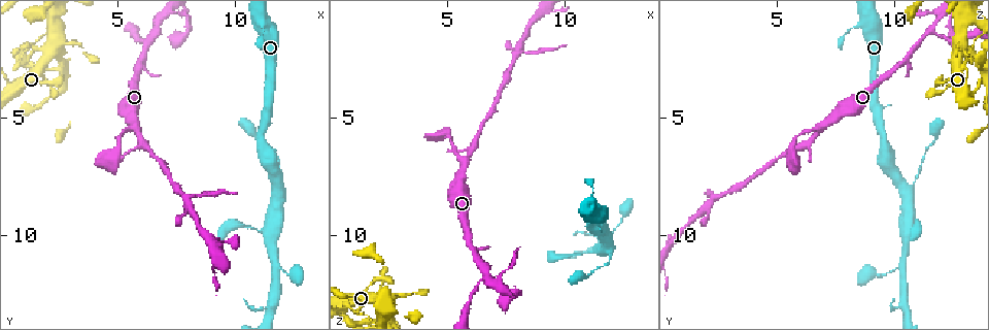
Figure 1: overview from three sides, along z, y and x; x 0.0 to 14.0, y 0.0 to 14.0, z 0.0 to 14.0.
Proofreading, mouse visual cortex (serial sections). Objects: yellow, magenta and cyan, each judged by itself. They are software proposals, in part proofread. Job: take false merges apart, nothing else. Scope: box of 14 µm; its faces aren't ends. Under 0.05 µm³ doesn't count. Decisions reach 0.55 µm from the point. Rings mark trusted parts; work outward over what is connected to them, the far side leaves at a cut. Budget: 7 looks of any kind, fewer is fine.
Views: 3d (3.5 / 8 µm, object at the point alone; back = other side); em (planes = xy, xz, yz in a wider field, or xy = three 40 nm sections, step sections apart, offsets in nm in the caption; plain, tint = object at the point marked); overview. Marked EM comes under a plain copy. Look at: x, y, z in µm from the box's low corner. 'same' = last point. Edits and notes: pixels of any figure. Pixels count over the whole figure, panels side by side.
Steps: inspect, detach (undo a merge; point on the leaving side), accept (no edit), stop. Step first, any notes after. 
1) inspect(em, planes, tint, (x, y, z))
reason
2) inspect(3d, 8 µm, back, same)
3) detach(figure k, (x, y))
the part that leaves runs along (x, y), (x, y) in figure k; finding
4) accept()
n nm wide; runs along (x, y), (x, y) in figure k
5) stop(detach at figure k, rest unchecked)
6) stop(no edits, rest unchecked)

inspect(3d, 3.5 µm, (1.4, 2.1, 12.9))
sudden change in width

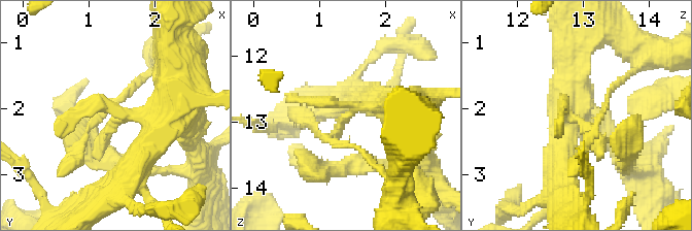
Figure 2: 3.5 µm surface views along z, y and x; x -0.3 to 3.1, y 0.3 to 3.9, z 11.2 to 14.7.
inspect(em, xy, step 1, tint, (1.45, 2.10, 12.90))
need the tissue

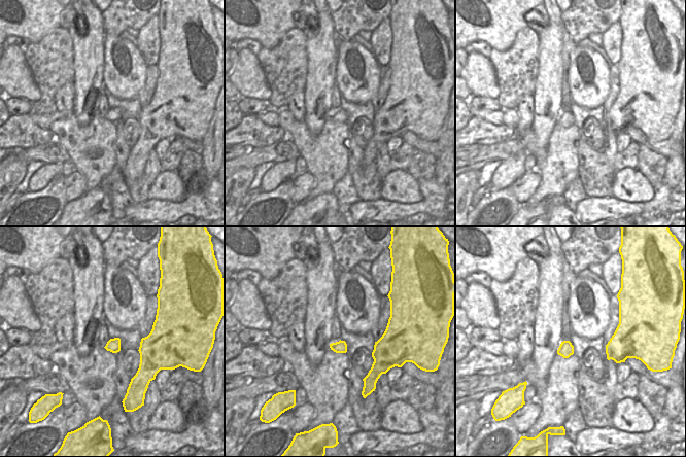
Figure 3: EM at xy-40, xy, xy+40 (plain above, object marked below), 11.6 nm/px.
accept()
runs along (375, 99), (331, 136), (312, 126) in figure 2; continuous, no second cell

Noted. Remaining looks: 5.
inspect(3d, 8 µm, (7.9, 8.5, 2.4))
arms part here

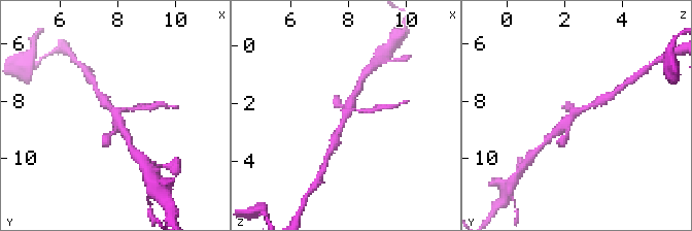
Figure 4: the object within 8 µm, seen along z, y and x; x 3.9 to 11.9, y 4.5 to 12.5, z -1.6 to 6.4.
inspect(em, xy, step 3, tint, (7.9, 8.4, 2.3))
shape alone is not enough

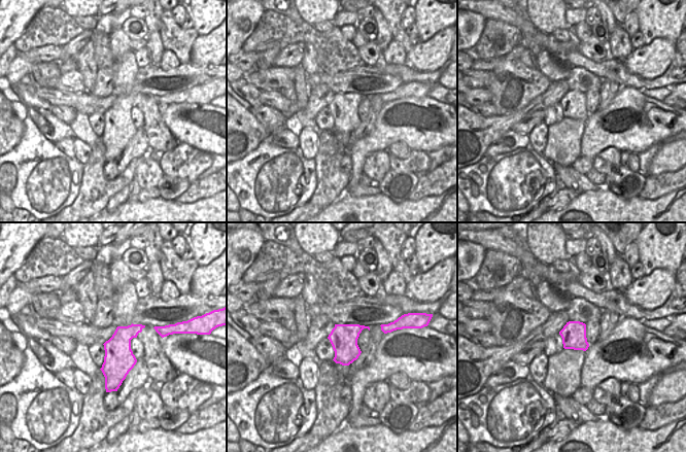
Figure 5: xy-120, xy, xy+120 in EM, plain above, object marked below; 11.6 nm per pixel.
accept()
runs along (597, 100), (577, 110), (554, 132) in figure 4; one cell here

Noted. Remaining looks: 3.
inspect(3d, 3.5 µm, (6.7, 1.3, 11.5))
looks like a crossing

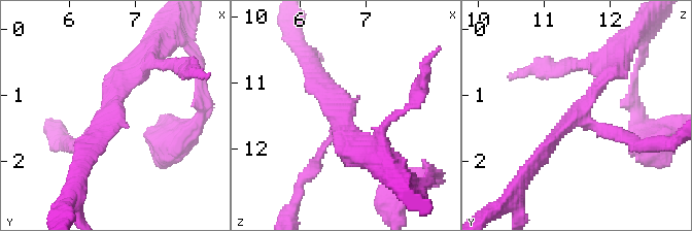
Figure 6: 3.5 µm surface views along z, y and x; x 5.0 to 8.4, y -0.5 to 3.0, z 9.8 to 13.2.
inspect(em, xy, step 3, tint, (6.65, 1.30, 11.50))
4 arms; arms of 150, 200, 250, 250 nm

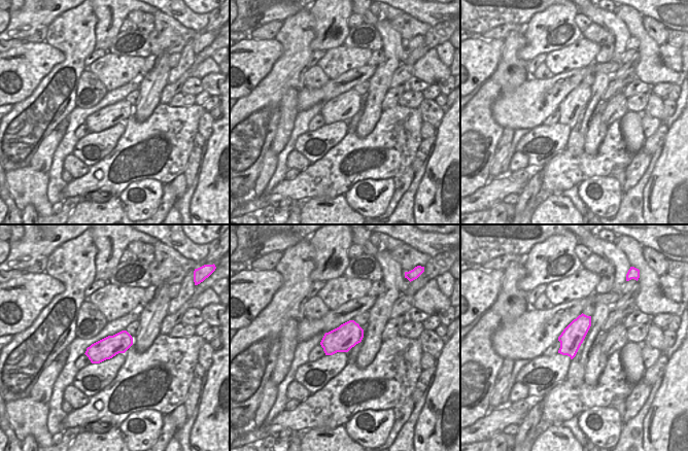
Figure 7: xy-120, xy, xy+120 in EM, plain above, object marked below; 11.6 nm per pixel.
inspect(em, xy, step 1, tint, same)
cut it another way

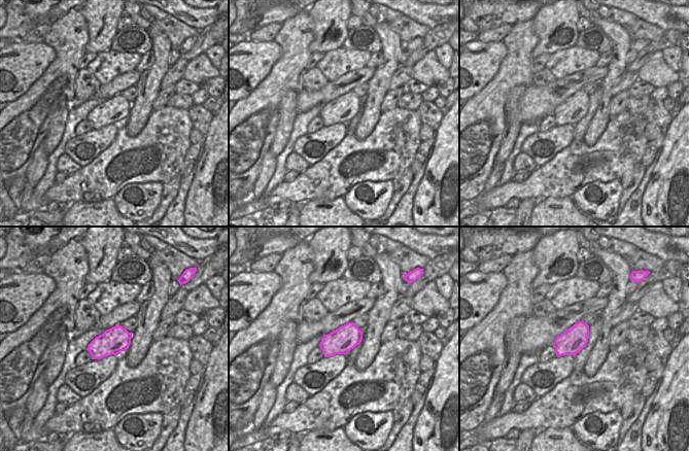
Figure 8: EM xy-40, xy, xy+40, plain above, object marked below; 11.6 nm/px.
accept()
one cell here

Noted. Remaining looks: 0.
stop(no edits, rest unchecked)

